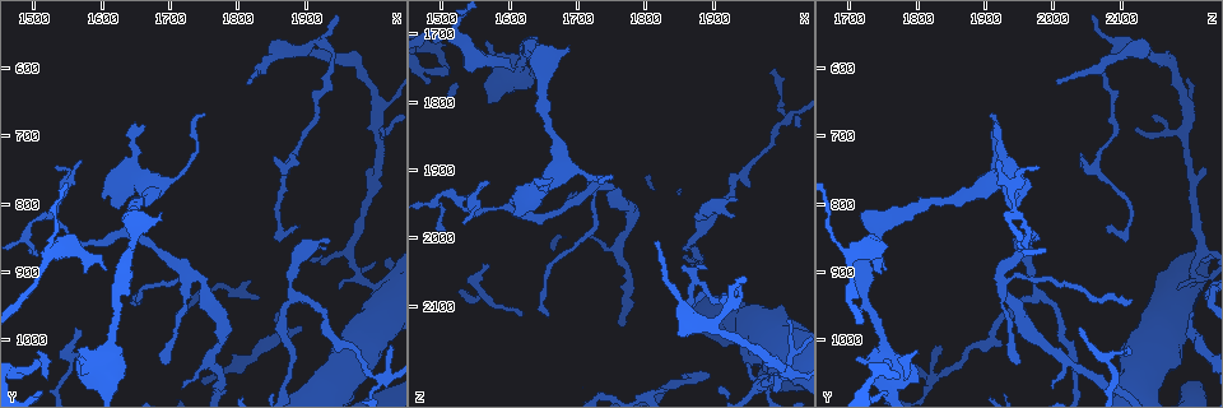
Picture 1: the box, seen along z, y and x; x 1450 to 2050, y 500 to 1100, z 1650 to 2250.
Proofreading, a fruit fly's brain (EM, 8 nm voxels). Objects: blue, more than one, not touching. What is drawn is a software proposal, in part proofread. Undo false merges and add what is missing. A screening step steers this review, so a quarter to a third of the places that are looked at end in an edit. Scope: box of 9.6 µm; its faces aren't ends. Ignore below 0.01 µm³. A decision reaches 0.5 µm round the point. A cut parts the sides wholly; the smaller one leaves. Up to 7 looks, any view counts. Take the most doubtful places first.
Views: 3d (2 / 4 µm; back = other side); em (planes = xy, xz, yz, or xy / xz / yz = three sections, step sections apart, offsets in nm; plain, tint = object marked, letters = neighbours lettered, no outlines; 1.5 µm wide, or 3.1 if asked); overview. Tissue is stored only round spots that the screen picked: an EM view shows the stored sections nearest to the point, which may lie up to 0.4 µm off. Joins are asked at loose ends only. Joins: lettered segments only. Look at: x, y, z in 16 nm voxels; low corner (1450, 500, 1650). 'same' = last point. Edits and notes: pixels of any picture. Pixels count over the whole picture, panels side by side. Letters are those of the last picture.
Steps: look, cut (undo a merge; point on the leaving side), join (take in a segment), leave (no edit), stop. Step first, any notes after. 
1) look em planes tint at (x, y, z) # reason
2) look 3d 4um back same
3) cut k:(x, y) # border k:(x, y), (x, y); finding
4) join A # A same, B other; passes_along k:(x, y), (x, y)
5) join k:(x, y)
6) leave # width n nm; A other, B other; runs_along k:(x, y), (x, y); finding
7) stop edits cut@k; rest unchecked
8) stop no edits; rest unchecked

look 3d 4um at (1690, 810, 1720) # free end

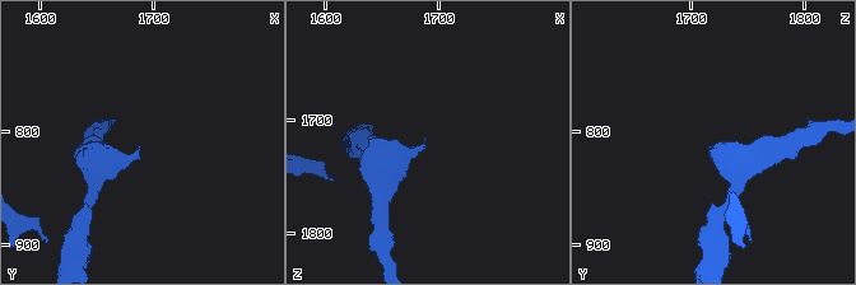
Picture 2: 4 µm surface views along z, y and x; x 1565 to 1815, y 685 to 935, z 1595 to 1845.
look em planes letters at (1688, 814, 1718)

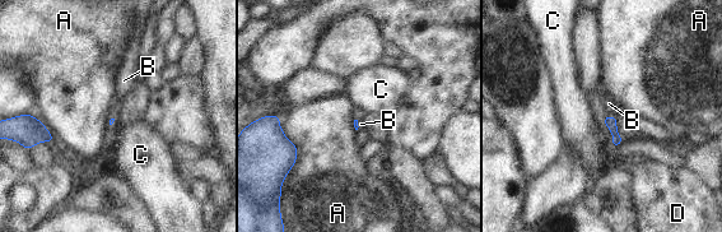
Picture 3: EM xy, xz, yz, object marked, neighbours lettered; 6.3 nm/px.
join B # longest_contact A 340 nm; A other, B same, C other, D other; it goes on there

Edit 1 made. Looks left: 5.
look 3d 2um at (2010, 1060, 1825) # a fork

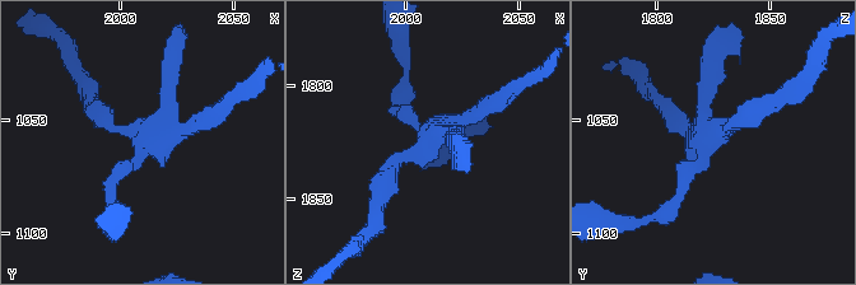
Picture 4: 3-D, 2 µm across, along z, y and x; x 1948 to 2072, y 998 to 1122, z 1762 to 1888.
look em xy step 4 tint at (2010, 1057, 1826) # need the tissue

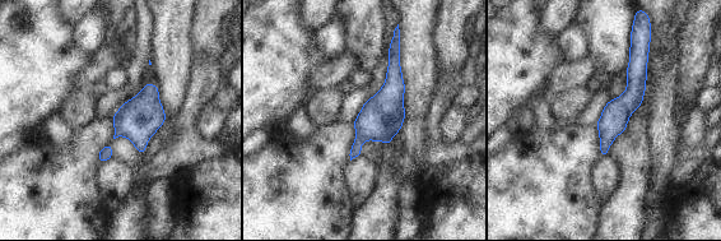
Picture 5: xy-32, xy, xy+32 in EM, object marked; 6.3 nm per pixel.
look em xy step 4 letters same # see the neighbours

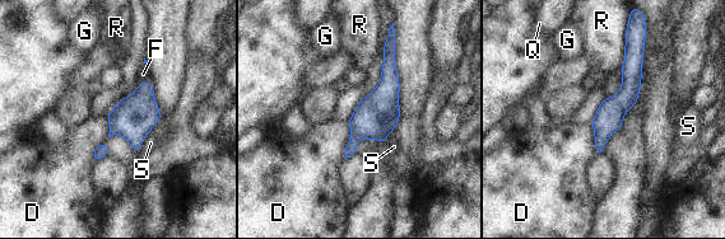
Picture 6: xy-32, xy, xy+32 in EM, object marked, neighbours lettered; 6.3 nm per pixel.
leave # longest_contact F 280 nm; D other, F other, G other, Q other, R other, S other; border 6:(348, 121), (349, 141), (344, 158); continuous, no second cell

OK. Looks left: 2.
look 3d 2um at (1895, 980, 2200) # an open end

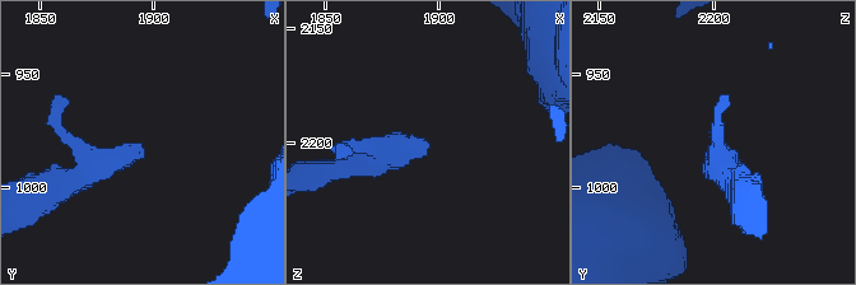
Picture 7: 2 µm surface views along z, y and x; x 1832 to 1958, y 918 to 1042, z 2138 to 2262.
look em xz step 8 letters at (1895, 982, 2200) # now the EM

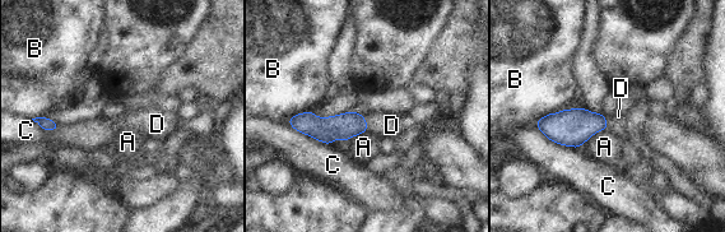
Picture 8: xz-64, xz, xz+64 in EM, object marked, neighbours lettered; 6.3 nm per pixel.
join D # width 140 nm; A other, B other, C other, D same; passes_along 8:(344, 126), (367, 124), (384, 124); the cell continues

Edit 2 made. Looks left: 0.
stop edits join@3, join@8; rest unchecked

